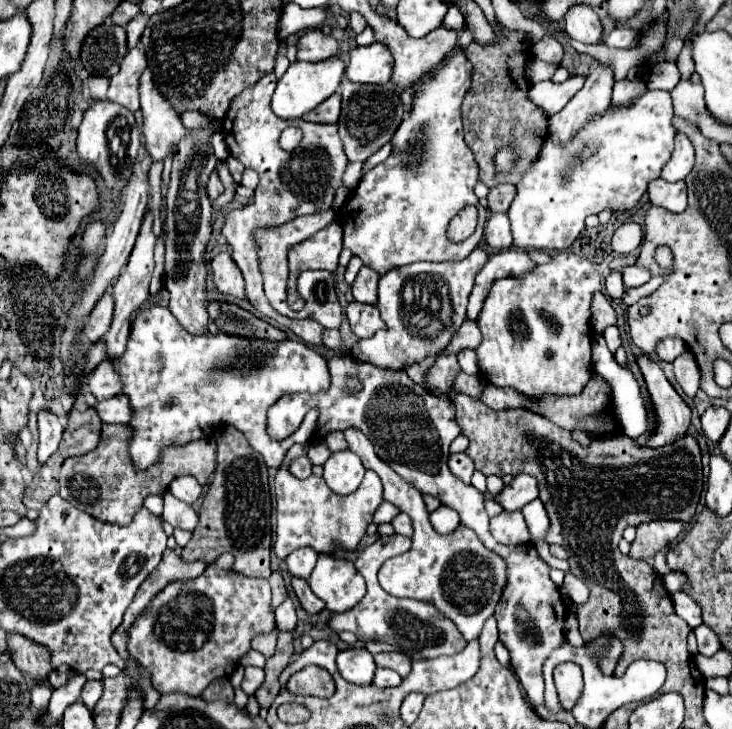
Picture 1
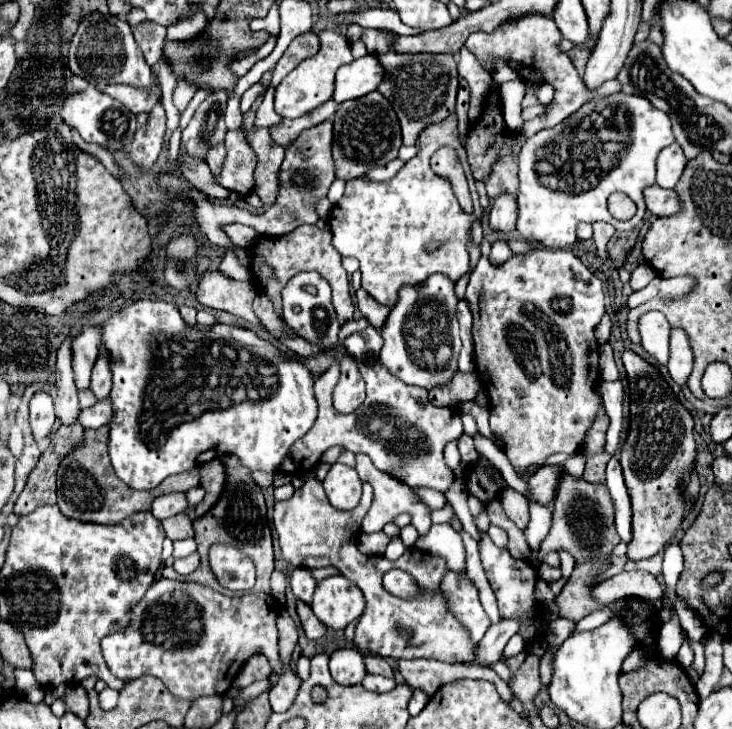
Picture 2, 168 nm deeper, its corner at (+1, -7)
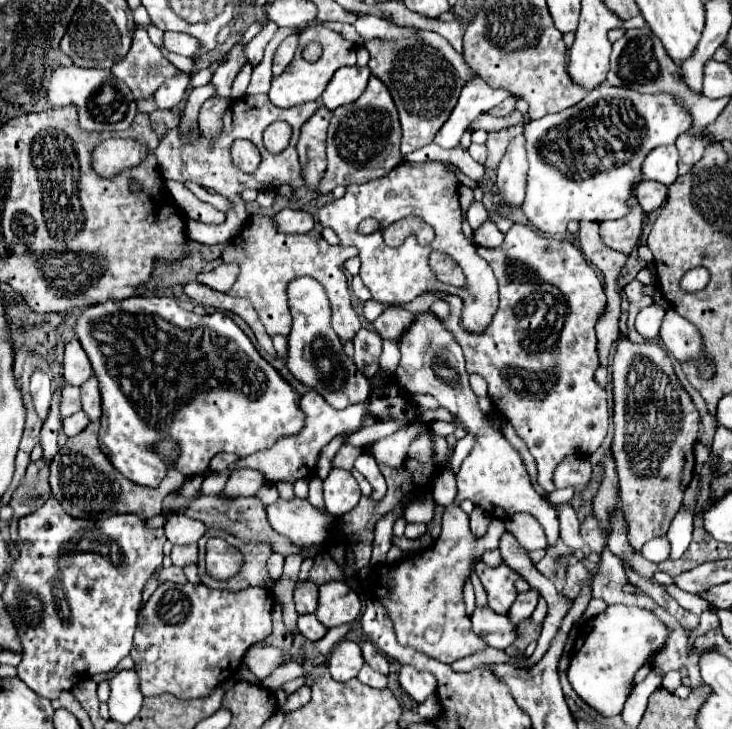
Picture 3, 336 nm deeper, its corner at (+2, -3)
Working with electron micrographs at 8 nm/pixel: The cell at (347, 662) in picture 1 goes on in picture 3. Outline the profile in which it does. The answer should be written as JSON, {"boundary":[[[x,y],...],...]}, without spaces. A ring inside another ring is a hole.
{"boundary":[[[341,641],[329,657],[329,673],[335,681],[349,681],[357,677],[363,667],[361,647],[355,641]]]}

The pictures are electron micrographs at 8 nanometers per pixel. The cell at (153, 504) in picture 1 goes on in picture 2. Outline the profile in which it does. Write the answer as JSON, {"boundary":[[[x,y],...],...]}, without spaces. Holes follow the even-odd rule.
{"boundary":[[[168,493],[168,495],[162,495],[162,497],[154,499],[152,515],[156,515],[156,519],[162,521],[166,517],[172,517],[176,513],[186,511],[186,507],[188,507],[186,493]]]}

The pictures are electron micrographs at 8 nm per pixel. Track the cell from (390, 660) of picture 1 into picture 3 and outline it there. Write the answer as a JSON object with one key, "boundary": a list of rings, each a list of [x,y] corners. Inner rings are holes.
{"boundary":[[[365,641],[365,643],[361,643],[361,649],[363,649],[363,659],[369,667],[373,667],[375,671],[379,671],[383,675],[389,675],[389,661],[379,647],[375,647],[371,641]]]}

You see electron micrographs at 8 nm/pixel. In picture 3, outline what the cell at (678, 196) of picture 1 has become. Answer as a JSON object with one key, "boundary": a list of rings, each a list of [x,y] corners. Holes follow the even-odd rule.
{"boundary":[[[647,179],[637,185],[635,193],[637,193],[637,201],[645,213],[659,209],[667,199],[667,187],[663,183],[647,181]]]}

